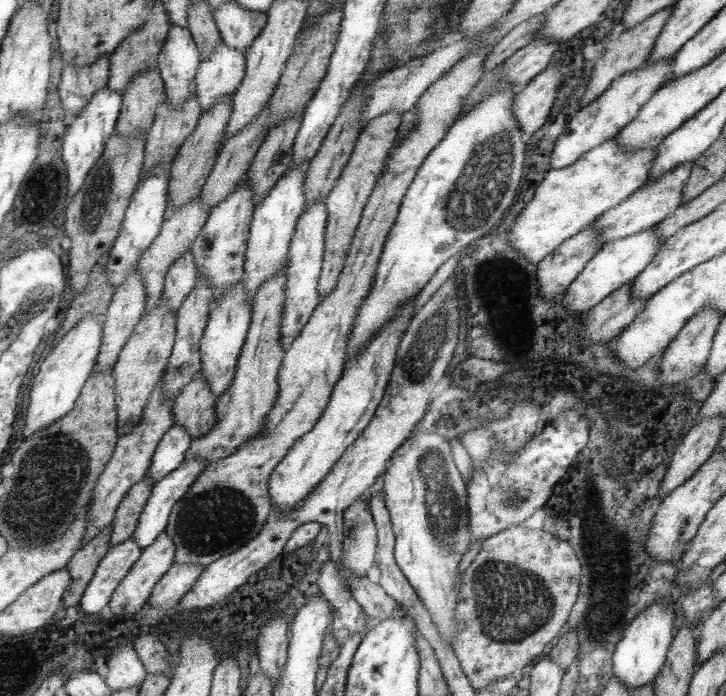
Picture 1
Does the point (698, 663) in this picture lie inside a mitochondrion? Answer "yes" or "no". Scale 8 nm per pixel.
no

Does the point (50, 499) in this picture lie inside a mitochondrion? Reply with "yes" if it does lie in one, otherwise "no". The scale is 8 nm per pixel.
yes

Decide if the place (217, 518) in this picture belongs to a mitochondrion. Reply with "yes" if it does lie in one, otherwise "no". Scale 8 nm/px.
yes

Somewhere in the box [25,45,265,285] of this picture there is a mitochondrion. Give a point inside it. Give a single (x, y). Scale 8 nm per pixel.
(97, 197)

